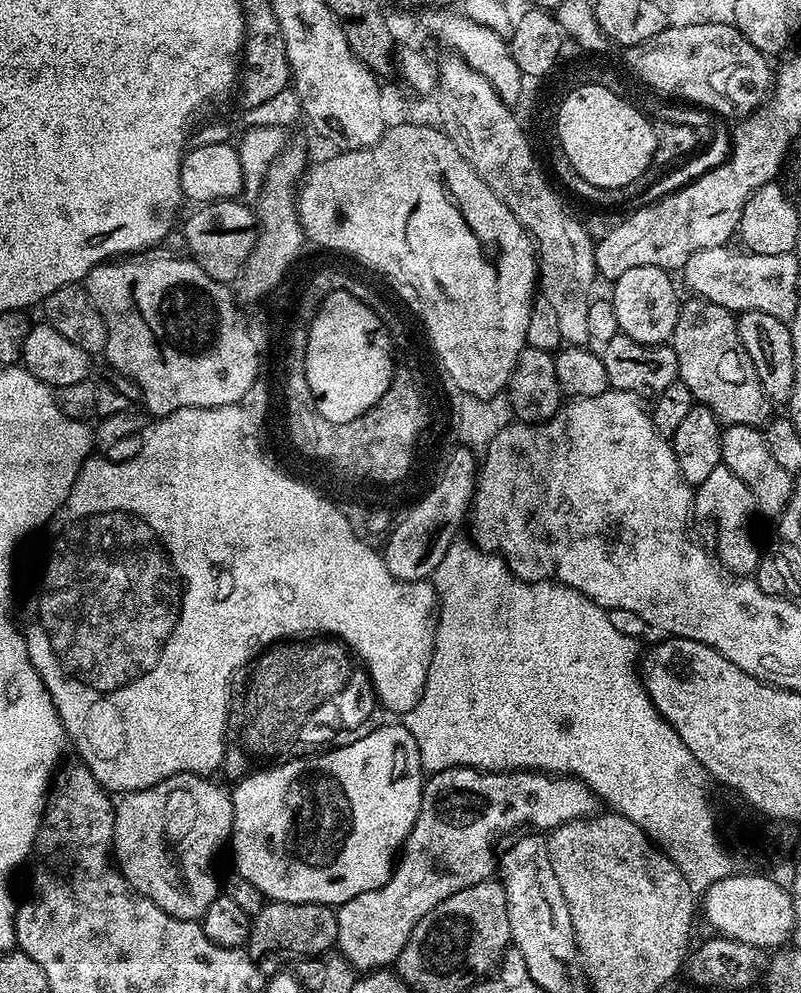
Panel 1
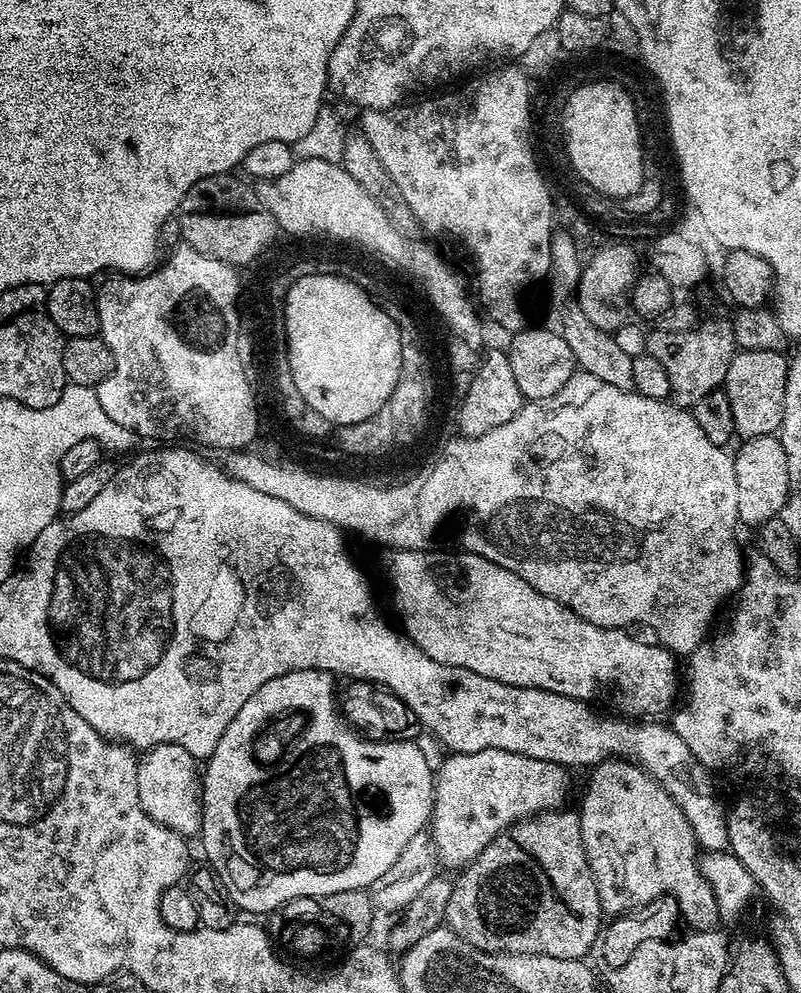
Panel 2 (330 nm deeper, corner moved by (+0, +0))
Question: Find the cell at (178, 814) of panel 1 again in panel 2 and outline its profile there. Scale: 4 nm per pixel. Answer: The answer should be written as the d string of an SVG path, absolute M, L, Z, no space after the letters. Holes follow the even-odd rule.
M160 744L157 748L147 749L139 757L136 773L138 798L142 802L142 810L146 810L148 817L155 824L161 824L162 827L177 832L179 836L195 837L202 826L204 801L202 776L198 771L198 762L191 754L177 744Z

